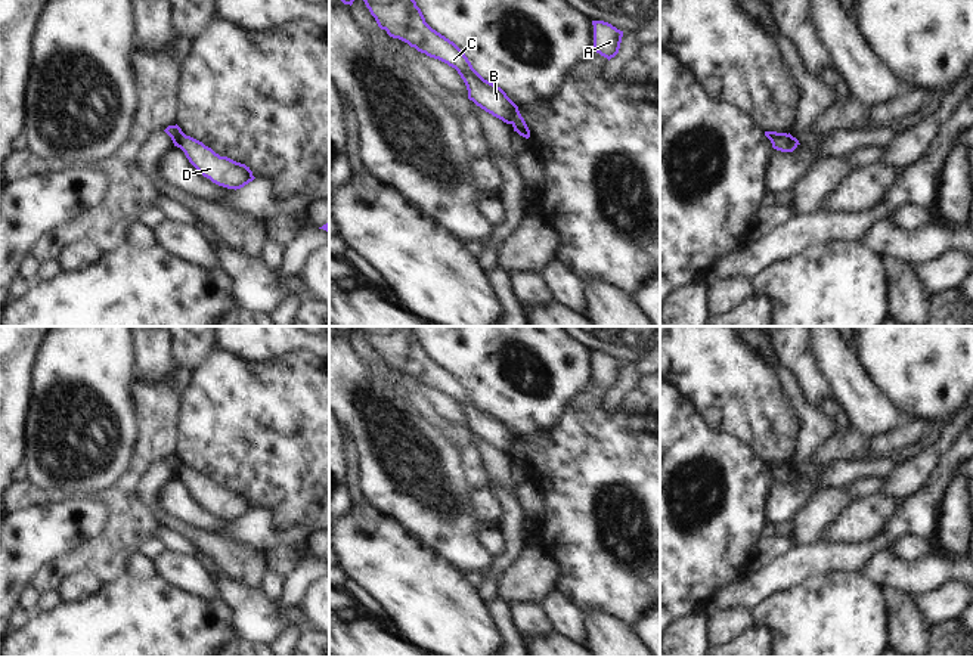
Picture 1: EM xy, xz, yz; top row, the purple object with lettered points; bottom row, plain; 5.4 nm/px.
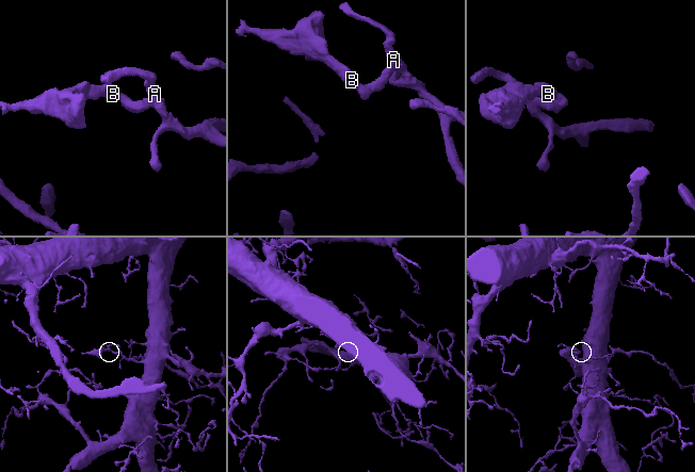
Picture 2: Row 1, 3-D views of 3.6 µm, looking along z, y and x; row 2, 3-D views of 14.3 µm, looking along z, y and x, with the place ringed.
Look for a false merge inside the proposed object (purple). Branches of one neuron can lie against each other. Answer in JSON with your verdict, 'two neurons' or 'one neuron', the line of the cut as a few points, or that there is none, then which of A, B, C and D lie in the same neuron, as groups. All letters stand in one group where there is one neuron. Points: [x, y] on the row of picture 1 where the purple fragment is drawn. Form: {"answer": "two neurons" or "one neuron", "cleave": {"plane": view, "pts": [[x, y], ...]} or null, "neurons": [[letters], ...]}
{"answer": "two neurons", "cleave": {"plane": "yz", "pts": [[786, 133], [772, 145]]}, "neurons": [["A", "D"], ["B", "C"]]}

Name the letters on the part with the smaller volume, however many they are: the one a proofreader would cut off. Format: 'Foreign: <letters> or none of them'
Foreign: B, C

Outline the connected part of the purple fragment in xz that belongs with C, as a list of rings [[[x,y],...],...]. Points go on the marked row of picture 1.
[[[363,0],[378,27],[430,58],[455,68],[464,80],[468,99],[477,106],[512,124],[518,106],[496,84],[484,80],[465,53],[449,38],[433,30],[415,0]]]

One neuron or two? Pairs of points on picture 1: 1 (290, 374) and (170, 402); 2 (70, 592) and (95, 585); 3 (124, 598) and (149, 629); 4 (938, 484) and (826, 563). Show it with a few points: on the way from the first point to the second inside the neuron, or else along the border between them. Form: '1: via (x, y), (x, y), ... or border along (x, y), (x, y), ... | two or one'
1: border along (182, 394), (179, 433) | two
2: via (76, 588), (89, 585) | one
3: via (127, 606), (142, 622) | one
4: via (911, 513), (877, 547), (854, 557) | one

